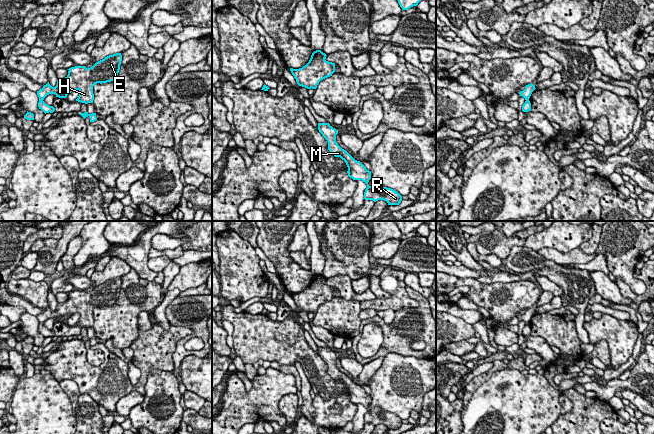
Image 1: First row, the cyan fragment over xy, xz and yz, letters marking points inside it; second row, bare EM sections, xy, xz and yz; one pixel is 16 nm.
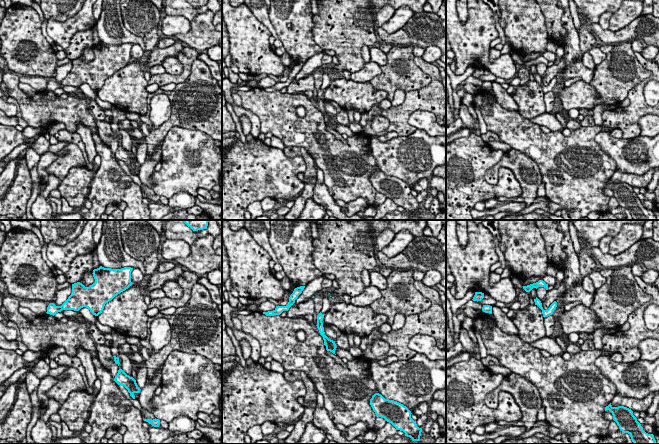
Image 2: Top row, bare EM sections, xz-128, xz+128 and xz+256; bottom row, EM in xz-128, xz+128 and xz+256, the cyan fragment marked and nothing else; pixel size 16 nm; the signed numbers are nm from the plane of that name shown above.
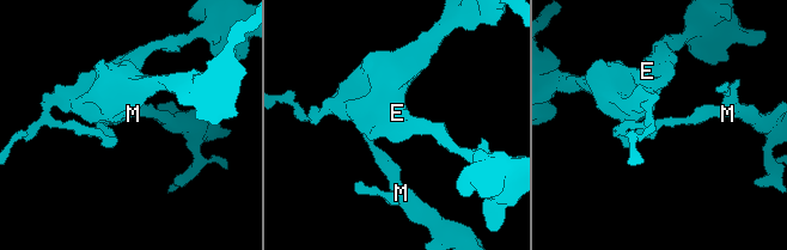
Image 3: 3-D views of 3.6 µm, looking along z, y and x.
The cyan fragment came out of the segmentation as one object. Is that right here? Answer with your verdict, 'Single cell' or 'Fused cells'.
Fused cells

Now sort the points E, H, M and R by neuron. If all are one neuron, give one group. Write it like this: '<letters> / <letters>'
E H / M R

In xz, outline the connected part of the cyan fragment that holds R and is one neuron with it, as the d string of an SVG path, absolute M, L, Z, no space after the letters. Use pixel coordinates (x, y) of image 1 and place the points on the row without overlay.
M318 347L318 354L328 366L328 374L335 380L340 381L345 385L348 391L348 400L353 404L362 404L367 408L364 416L365 424L384 424L388 429L399 429L402 425L402 420L395 414L383 411L380 407L368 409L371 403L371 395L360 386L355 384L346 374L342 373L336 366L338 355L329 347Z

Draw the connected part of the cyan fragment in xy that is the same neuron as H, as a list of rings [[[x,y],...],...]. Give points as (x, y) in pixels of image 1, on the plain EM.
[[[116,277],[96,286],[90,292],[85,290],[71,291],[65,302],[57,304],[55,311],[52,311],[48,306],[37,315],[39,326],[43,326],[49,318],[66,322],[73,314],[78,314],[79,320],[76,325],[85,328],[93,327],[93,310],[97,307],[102,308],[115,304],[120,294],[121,285],[121,277]]]

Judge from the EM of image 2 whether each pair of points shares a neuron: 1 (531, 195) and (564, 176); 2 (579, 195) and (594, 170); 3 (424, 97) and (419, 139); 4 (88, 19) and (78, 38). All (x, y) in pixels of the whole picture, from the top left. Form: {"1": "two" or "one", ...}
{"1": "two", "2": "one", "3": "two", "4": "two"}

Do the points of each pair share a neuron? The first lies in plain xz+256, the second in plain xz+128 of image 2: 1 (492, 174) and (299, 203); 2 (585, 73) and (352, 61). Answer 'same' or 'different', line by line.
1: same
2: different

